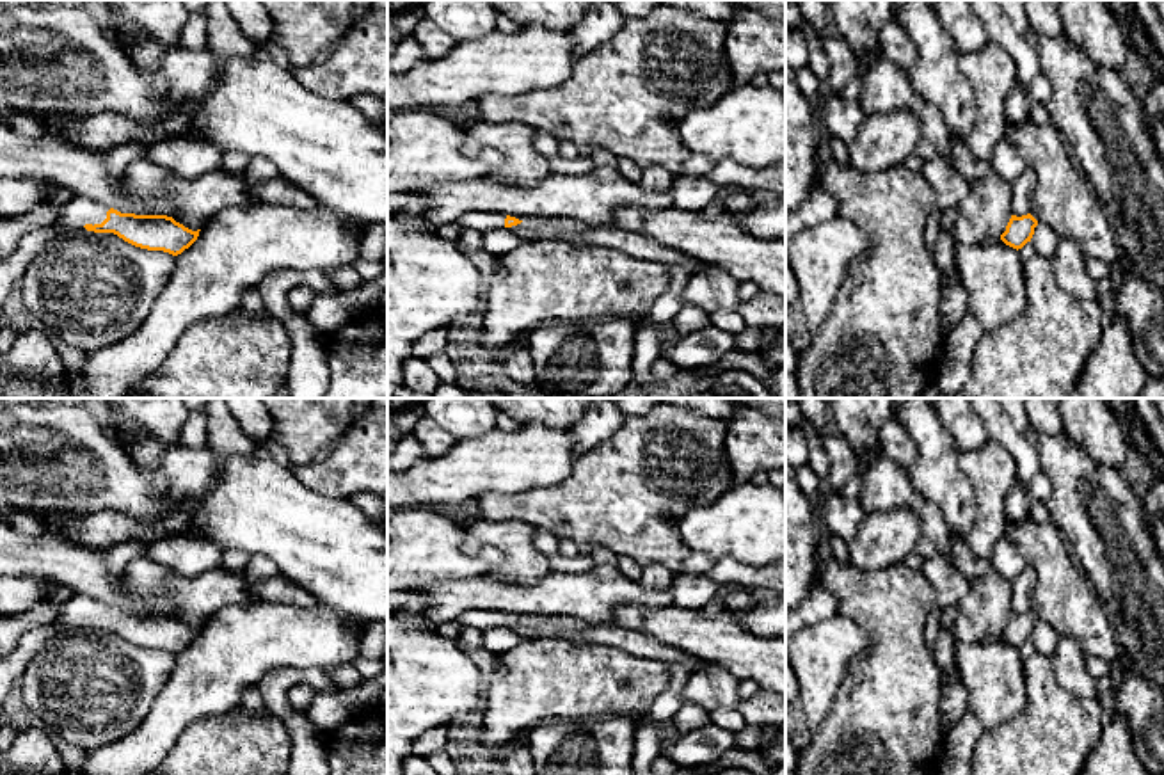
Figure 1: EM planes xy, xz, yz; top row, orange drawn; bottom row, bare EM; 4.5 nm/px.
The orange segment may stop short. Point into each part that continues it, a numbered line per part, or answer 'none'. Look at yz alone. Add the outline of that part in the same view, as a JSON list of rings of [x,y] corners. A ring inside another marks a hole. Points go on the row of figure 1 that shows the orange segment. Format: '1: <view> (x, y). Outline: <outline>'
none

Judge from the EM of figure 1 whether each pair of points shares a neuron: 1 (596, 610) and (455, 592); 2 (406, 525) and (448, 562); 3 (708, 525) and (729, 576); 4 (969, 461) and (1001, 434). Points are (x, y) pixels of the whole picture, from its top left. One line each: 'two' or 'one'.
1: one
2: one
3: two
4: two

